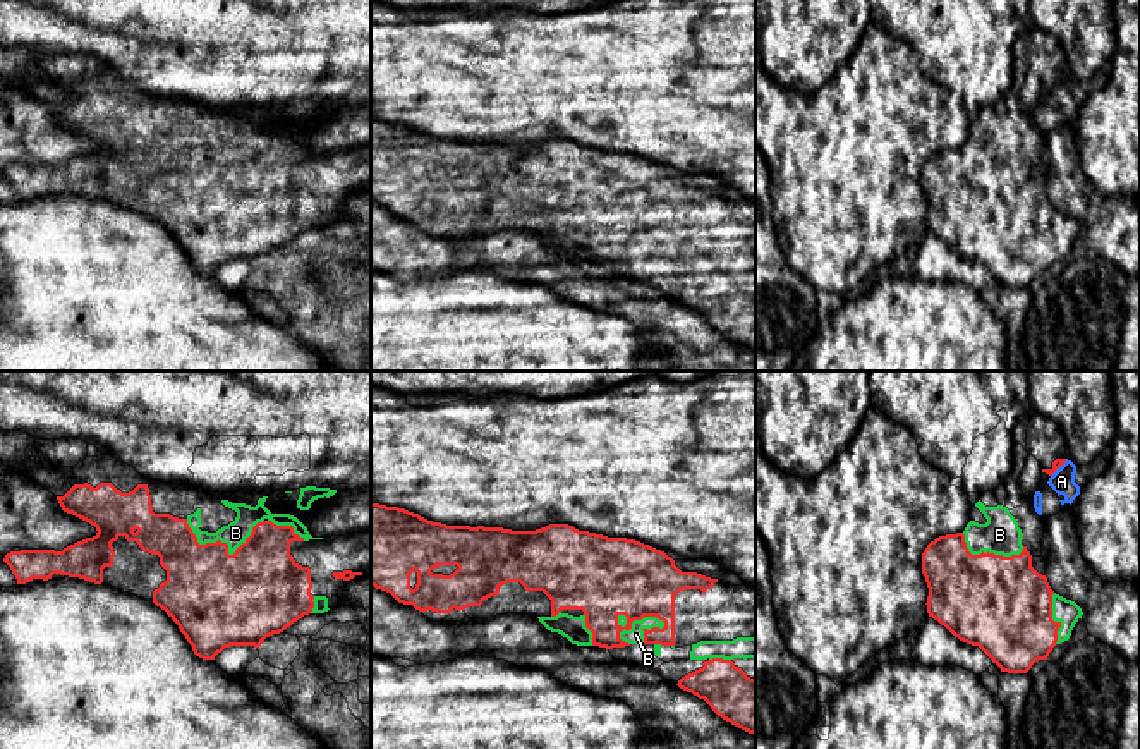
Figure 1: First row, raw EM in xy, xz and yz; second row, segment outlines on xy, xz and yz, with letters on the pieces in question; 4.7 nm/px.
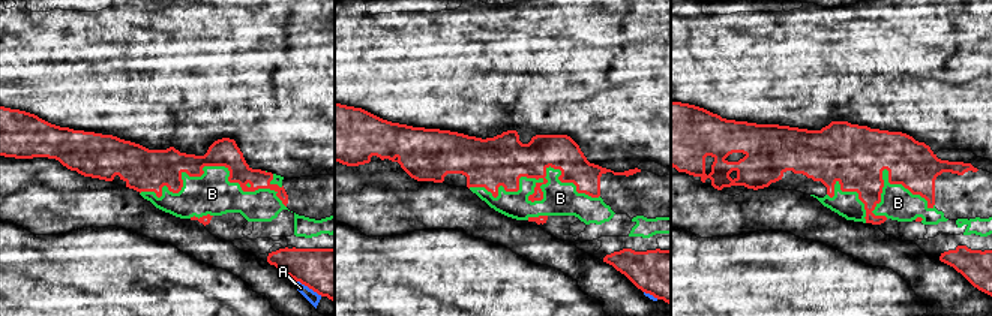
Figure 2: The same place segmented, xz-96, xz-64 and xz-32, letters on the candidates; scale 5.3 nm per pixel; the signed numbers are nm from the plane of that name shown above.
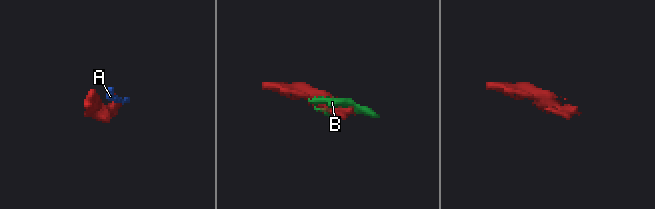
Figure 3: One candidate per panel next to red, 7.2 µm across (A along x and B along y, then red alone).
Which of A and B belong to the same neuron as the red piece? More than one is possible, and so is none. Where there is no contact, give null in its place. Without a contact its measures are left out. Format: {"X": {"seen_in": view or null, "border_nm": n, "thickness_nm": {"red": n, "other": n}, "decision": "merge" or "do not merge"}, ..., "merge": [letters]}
{"A": {"seen_in": "yz", "border_nm": 120, "thickness_nm": {"red": 50, "other": 110}, "decision": "do not merge"}, "B": {"seen_in": "xz", "border_nm": 240, "thickness_nm": {"red": 380, "other": 80}, "decision": "merge"}, "merge": ["B"]}

